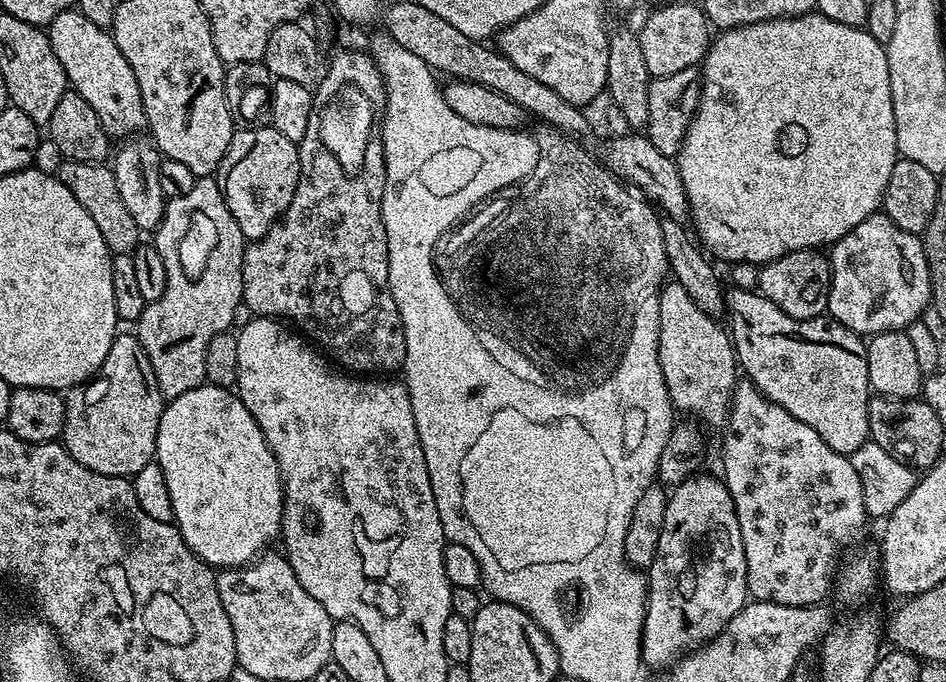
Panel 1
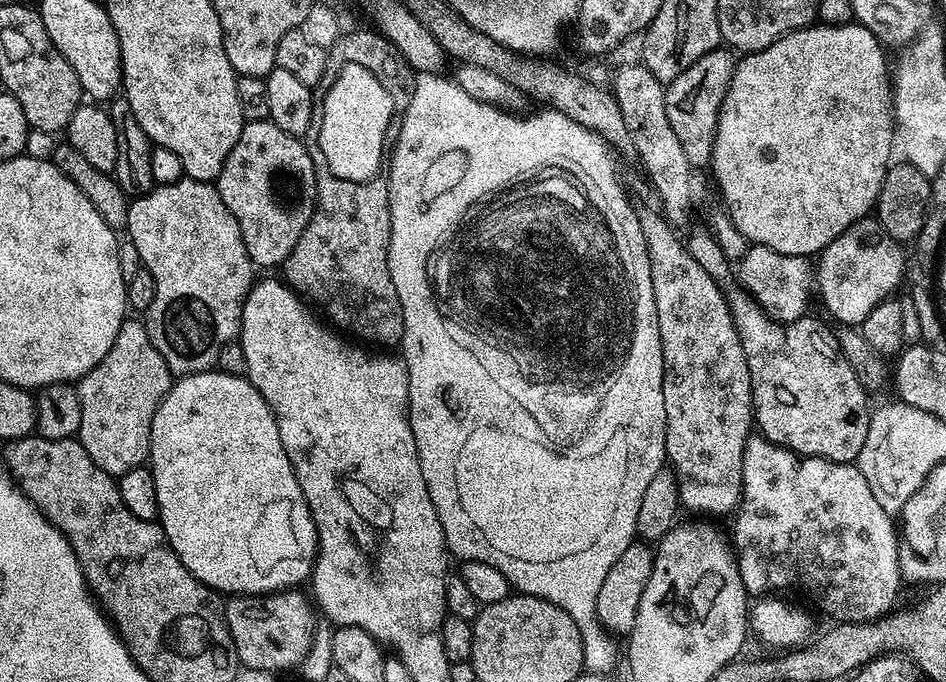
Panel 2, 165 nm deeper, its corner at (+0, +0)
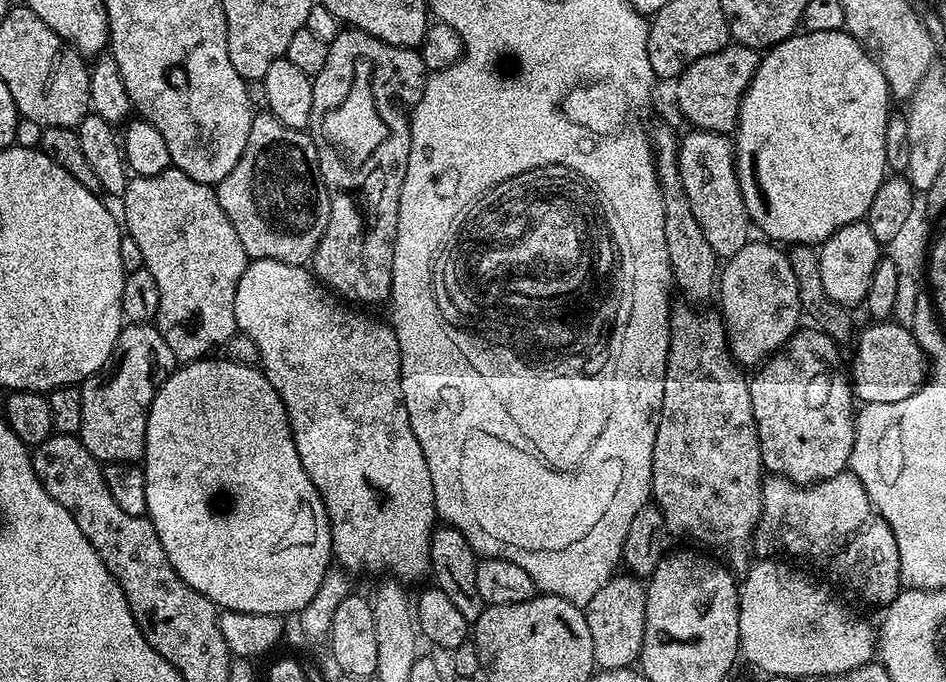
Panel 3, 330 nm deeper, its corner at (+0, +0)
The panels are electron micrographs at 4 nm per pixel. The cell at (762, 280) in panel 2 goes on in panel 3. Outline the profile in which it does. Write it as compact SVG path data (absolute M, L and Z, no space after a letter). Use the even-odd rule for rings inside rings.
M746 243L726 260L718 276L718 311L724 317L732 356L744 370L755 369L773 352L780 351L801 327L802 321L798 278L794 278L788 252L775 243L763 243Z

